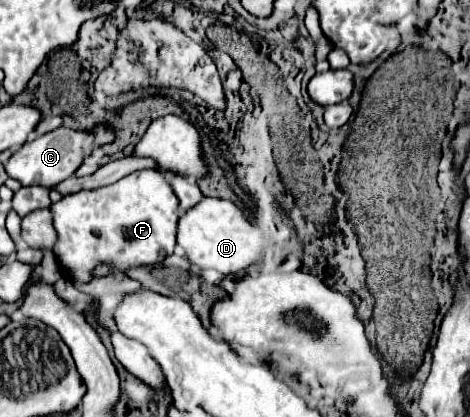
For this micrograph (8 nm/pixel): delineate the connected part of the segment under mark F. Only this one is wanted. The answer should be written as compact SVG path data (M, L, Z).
M137 170L113 184L95 188L95 190L81 190L75 194L65 196L57 204L51 206L53 224L59 234L55 244L55 258L57 262L79 282L89 282L91 270L99 262L111 264L115 270L123 272L131 266L149 266L161 262L165 256L173 254L175 236L177 236L177 220L179 220L179 200L171 190L169 182L157 170Z

